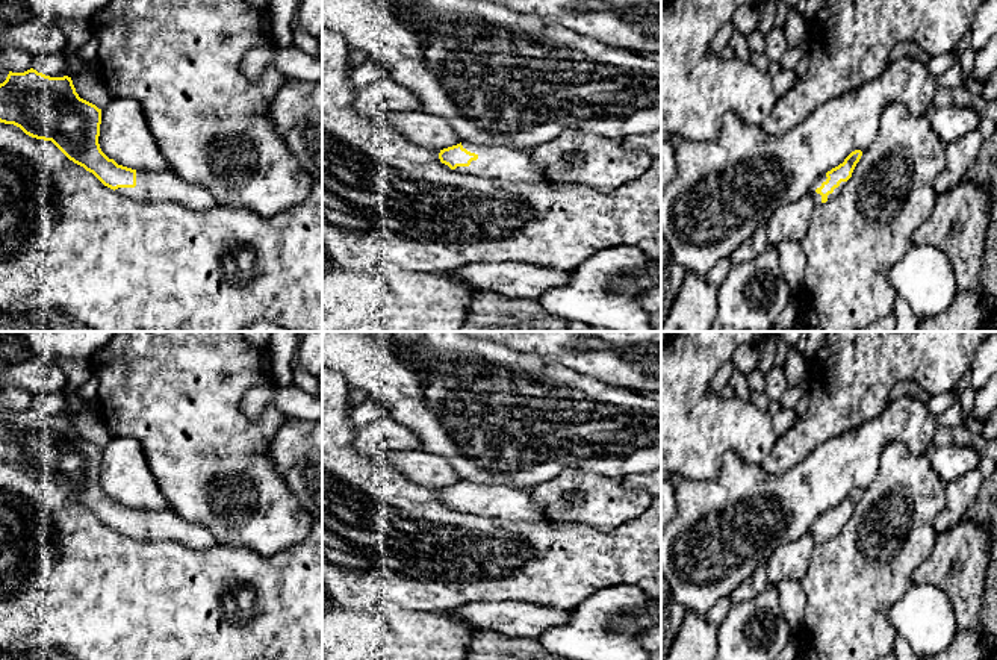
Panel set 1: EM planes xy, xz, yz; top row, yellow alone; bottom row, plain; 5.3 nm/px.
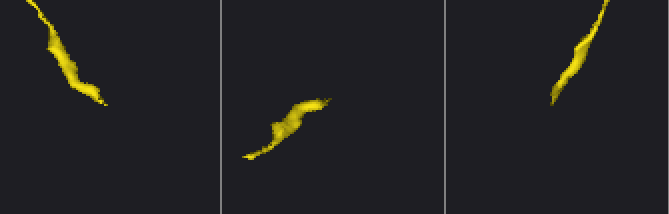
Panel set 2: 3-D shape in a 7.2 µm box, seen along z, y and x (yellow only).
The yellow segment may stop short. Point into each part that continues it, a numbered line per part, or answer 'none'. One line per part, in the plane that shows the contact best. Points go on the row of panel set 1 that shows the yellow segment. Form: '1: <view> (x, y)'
1: xz (498, 162)

